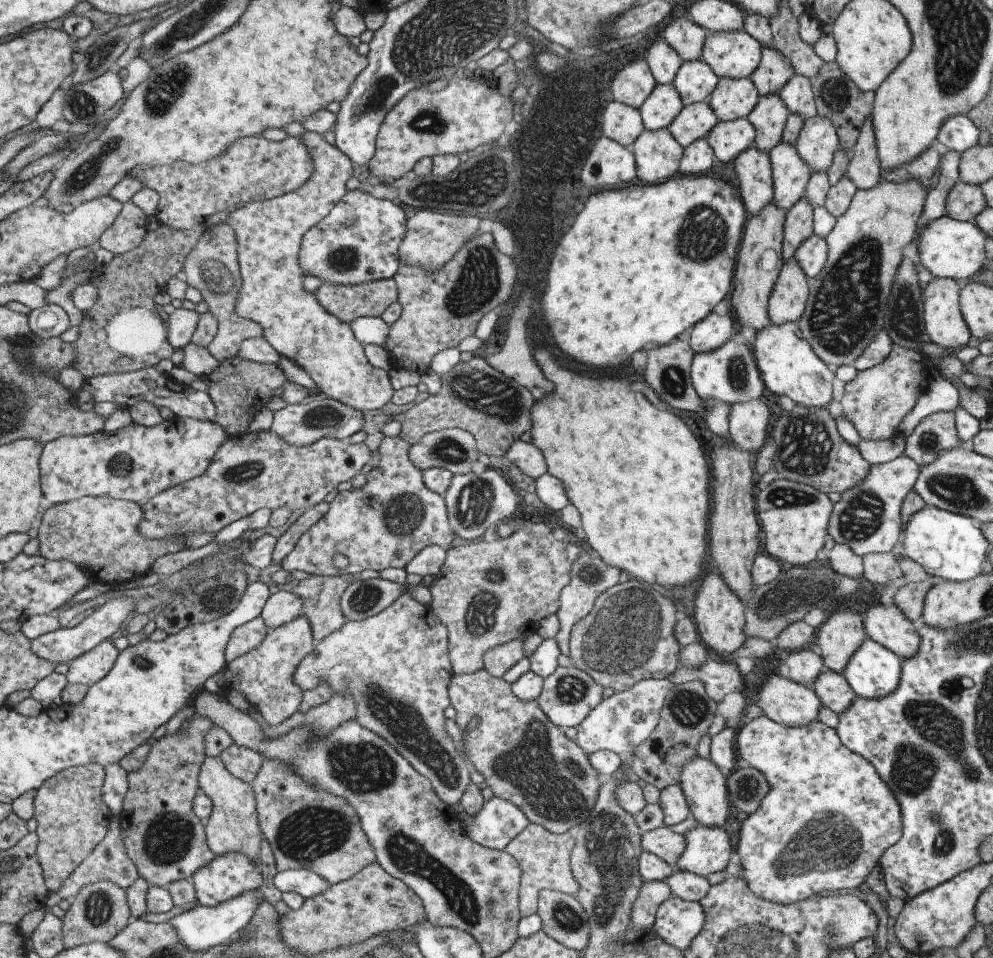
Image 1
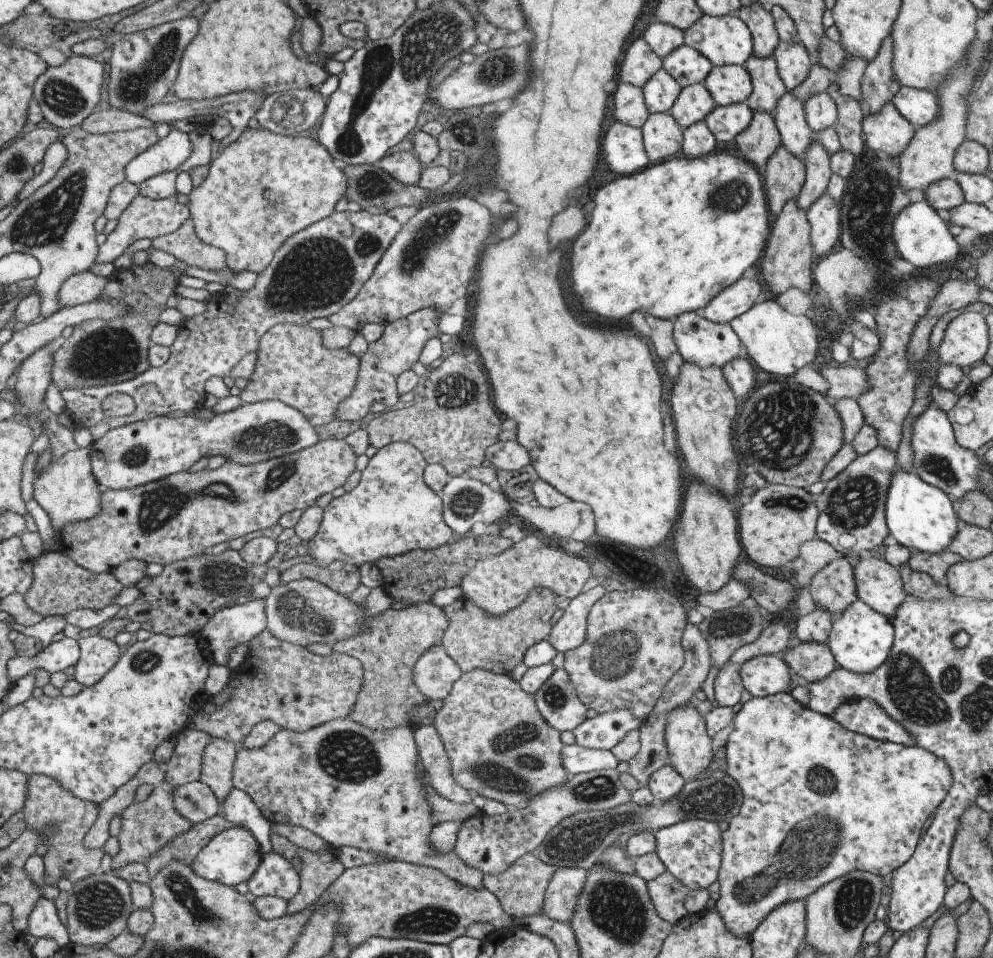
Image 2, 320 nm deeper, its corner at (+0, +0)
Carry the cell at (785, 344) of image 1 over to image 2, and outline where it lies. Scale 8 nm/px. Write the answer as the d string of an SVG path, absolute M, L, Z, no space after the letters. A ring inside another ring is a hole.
M765 299L754 304L728 323L741 341L745 356L769 374L787 378L815 358L817 336L810 315L791 315L776 300Z

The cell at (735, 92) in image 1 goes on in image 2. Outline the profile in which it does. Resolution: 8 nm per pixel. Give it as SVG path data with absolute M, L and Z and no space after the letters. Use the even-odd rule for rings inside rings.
M742 65L712 66L703 84L715 106L743 103L752 91L750 76Z

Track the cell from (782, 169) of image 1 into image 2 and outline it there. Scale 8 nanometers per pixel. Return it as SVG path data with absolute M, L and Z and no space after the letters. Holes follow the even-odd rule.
M785 91L771 114L780 134L780 144L803 162L805 149L814 134L807 126L802 102L791 91Z

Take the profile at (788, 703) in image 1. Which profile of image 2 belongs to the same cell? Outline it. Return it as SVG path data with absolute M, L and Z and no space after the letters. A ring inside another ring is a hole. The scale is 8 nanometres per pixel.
M778 655L754 656L738 670L743 688L752 697L789 692L790 670Z

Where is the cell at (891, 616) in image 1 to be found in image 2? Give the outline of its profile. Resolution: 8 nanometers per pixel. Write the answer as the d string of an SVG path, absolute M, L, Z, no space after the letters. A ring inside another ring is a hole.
M865 553L852 571L856 598L891 619L900 602L907 598L897 568Z

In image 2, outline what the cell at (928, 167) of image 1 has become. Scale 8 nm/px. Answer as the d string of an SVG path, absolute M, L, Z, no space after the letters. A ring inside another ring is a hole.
M890 100L885 101L876 113L865 112L862 117L865 144L888 157L898 156L907 146L914 130L915 127L897 112Z

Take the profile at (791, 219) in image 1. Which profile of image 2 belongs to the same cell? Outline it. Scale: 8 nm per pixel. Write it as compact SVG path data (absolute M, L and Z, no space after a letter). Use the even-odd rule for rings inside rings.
M814 137L805 149L803 158L804 181L796 196L796 205L806 211L821 196L831 176L830 156L825 147Z

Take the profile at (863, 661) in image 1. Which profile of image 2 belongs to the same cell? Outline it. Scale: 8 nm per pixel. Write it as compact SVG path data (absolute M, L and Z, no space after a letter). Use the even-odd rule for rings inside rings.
M855 599L845 610L832 616L825 645L831 651L837 666L854 673L868 673L888 657L893 635L891 619L871 610L871 607L861 600Z

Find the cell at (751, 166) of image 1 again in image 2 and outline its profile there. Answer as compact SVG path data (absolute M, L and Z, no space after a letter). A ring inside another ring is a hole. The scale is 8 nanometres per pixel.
M753 111L748 125L735 135L734 140L739 154L749 161L761 176L767 159L780 145L780 134L772 114L767 111Z

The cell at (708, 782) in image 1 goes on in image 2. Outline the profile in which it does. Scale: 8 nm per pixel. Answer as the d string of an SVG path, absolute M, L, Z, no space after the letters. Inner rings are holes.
M692 701L673 707L666 714L664 726L664 743L671 766L684 778L697 778L698 774L707 770L714 754L711 737L707 734L704 718L697 712Z

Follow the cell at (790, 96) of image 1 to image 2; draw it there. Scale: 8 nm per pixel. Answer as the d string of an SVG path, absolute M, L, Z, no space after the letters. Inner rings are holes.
M798 40L779 41L771 56L775 59L779 78L787 91L792 91L805 80L813 64L808 50Z

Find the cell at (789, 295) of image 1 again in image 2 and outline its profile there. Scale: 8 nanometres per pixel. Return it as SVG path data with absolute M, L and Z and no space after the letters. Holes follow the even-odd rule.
M789 199L779 214L771 219L768 239L764 246L763 258L759 271L764 282L777 296L791 287L807 293L810 287L812 246L810 226L806 219L806 211L796 205L796 199Z

